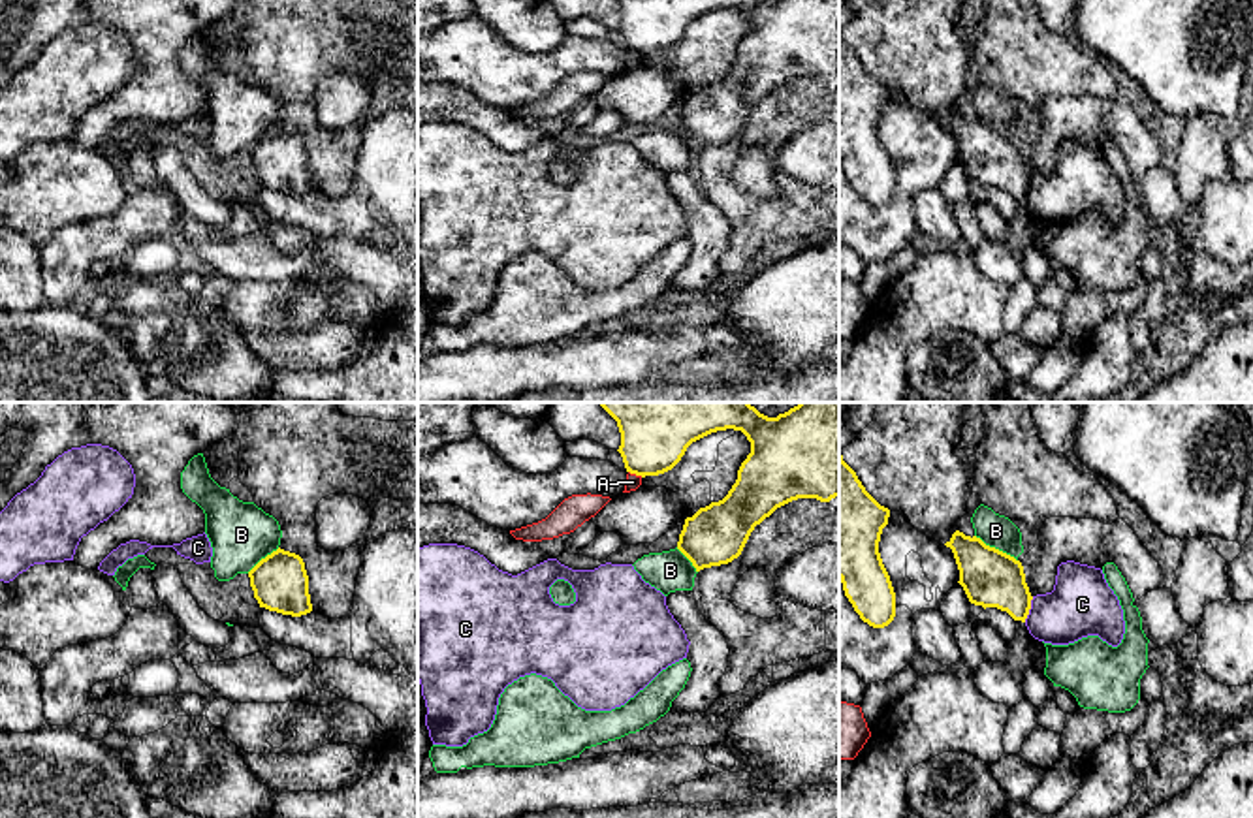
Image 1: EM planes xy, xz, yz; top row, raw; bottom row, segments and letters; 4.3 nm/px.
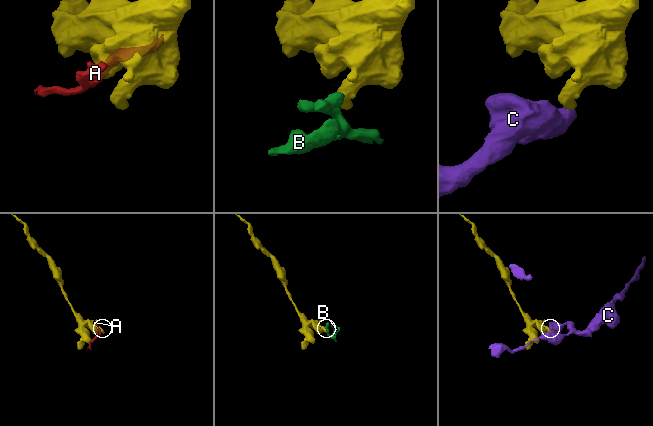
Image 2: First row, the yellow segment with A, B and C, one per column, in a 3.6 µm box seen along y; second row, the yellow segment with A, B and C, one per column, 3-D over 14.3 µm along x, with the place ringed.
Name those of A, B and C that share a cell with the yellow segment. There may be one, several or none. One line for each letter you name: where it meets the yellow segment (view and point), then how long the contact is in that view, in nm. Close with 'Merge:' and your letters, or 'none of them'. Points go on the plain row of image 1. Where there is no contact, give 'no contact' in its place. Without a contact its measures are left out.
Merge: none of them

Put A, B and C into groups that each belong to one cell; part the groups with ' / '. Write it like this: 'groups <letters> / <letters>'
groups A / B / C

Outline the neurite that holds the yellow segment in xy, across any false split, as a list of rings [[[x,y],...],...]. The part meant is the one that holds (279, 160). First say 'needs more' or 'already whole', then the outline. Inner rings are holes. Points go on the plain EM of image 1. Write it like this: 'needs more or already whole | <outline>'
already whole | [[[278,126],[262,137],[248,156],[260,186],[292,196],[312,190],[309,154],[299,134]]]

